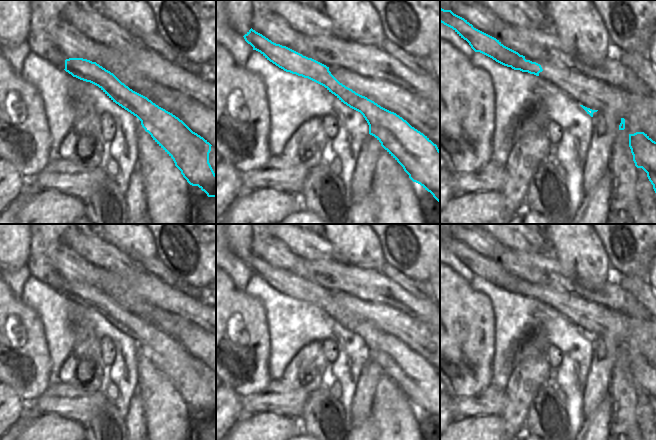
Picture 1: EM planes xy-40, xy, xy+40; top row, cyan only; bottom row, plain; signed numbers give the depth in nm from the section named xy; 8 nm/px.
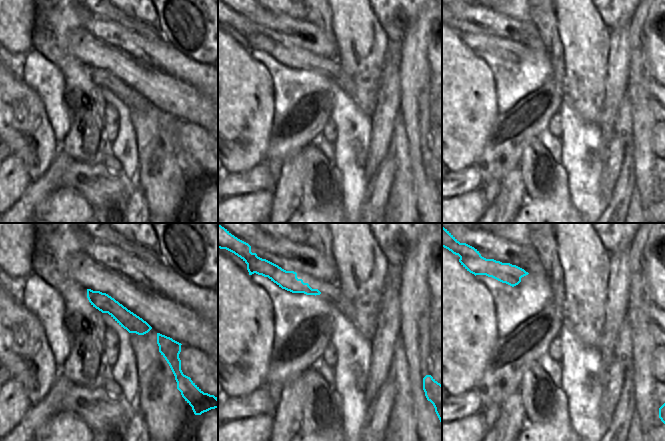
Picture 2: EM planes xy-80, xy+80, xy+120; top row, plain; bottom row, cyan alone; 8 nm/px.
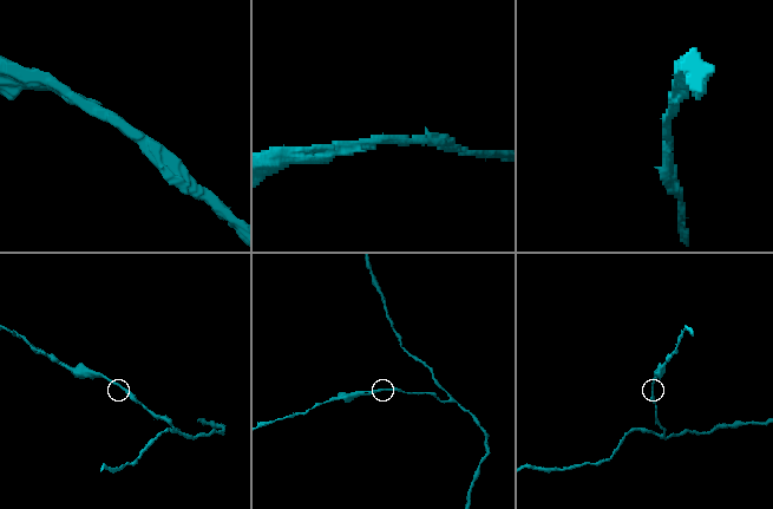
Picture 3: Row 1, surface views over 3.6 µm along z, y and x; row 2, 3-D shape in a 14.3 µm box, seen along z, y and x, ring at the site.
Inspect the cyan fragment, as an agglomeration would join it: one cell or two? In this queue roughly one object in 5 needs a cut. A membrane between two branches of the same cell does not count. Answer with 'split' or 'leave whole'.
leave whole

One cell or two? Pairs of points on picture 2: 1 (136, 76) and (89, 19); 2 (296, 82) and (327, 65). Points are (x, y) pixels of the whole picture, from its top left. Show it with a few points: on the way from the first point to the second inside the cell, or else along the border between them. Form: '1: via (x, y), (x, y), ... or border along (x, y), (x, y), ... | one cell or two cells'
1: border along (89, 33), (131, 55) | two cells
2: border along (316, 71), (327, 76), (336, 85) | two cells

